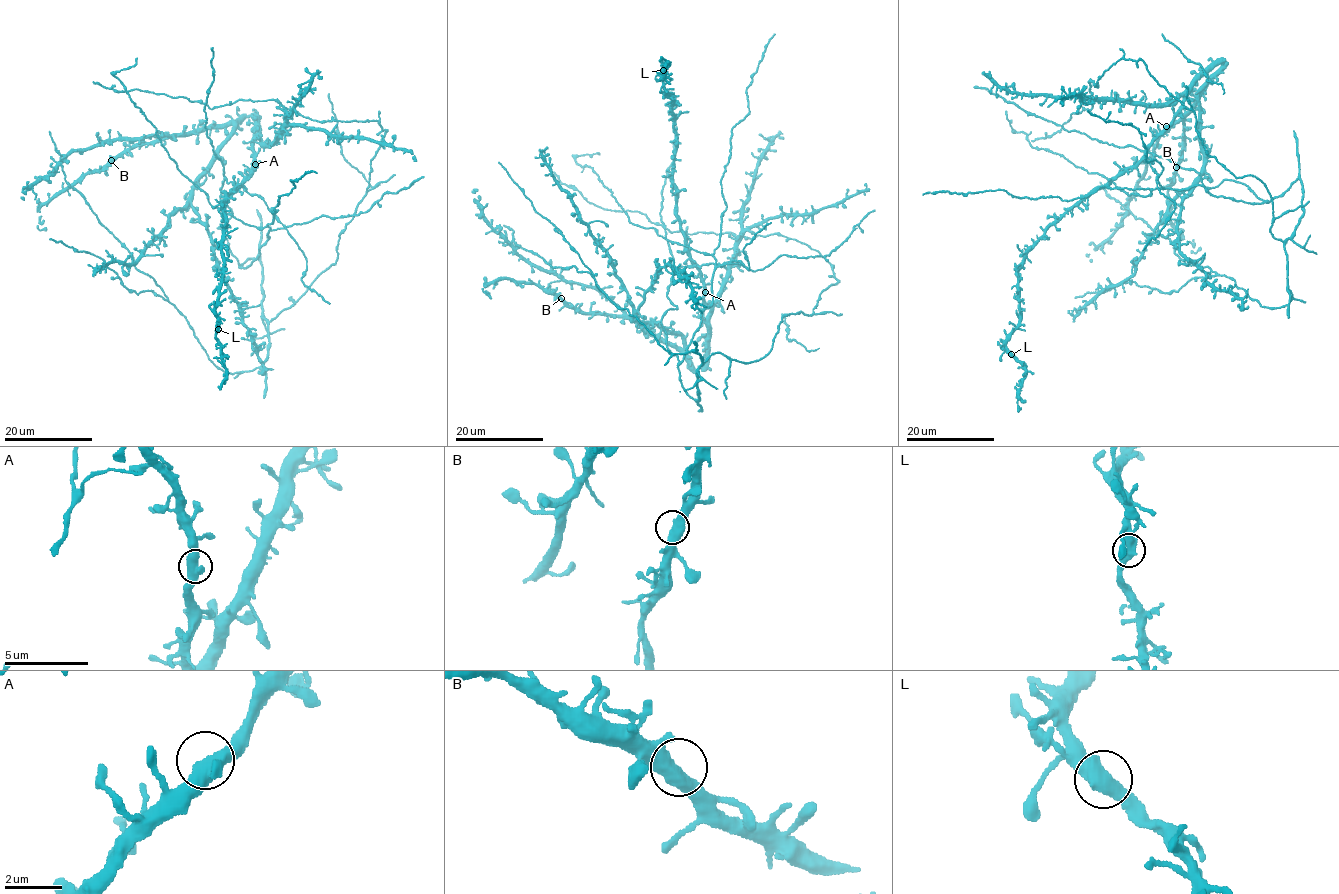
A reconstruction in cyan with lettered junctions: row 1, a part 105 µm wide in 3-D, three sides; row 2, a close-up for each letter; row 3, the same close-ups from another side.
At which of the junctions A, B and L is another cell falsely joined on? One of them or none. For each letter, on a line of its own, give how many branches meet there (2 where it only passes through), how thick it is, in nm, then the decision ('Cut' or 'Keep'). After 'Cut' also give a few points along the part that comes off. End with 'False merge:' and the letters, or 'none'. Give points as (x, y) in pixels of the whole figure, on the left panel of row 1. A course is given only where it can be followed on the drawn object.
A: Branches: 2. Thickness 500 nm. Keep
B: Branches: 2. Thickness 550 nm. Keep
L: Branches: 2. Thickness 550 nm. Keep
False merge: none

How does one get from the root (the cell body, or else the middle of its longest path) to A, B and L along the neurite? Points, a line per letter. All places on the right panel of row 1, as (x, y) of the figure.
A: (1245, 293), (1292, 297), (1302, 181), (1268, 201), (1205, 187), (1142, 159), (1166, 126)
B: (1245, 293), (1228, 276), (1186, 265), (1170, 240), (1123, 206), (1157, 138), (1181, 121), (1185, 148), (1176, 167)
L: (1245, 293), (1270, 308), (1292, 297), (1284, 240), (1302, 181), (1264, 201), (1148, 157), (1027, 253), (1011, 354)

